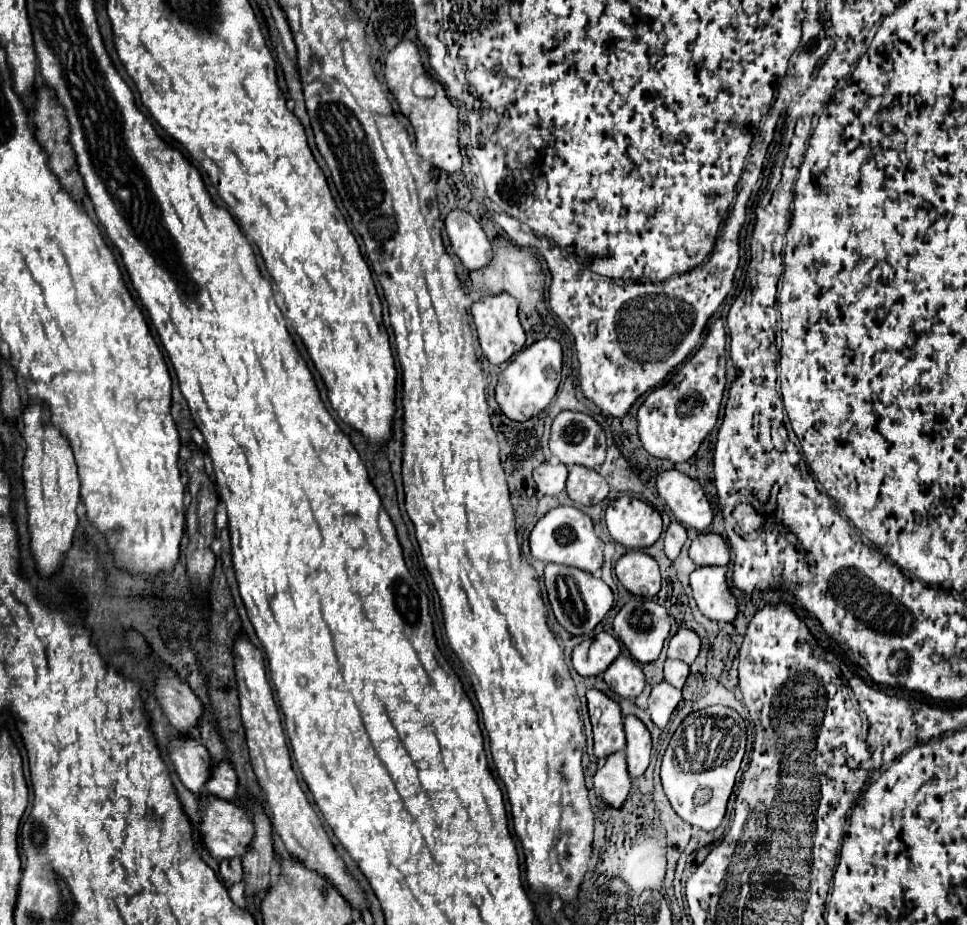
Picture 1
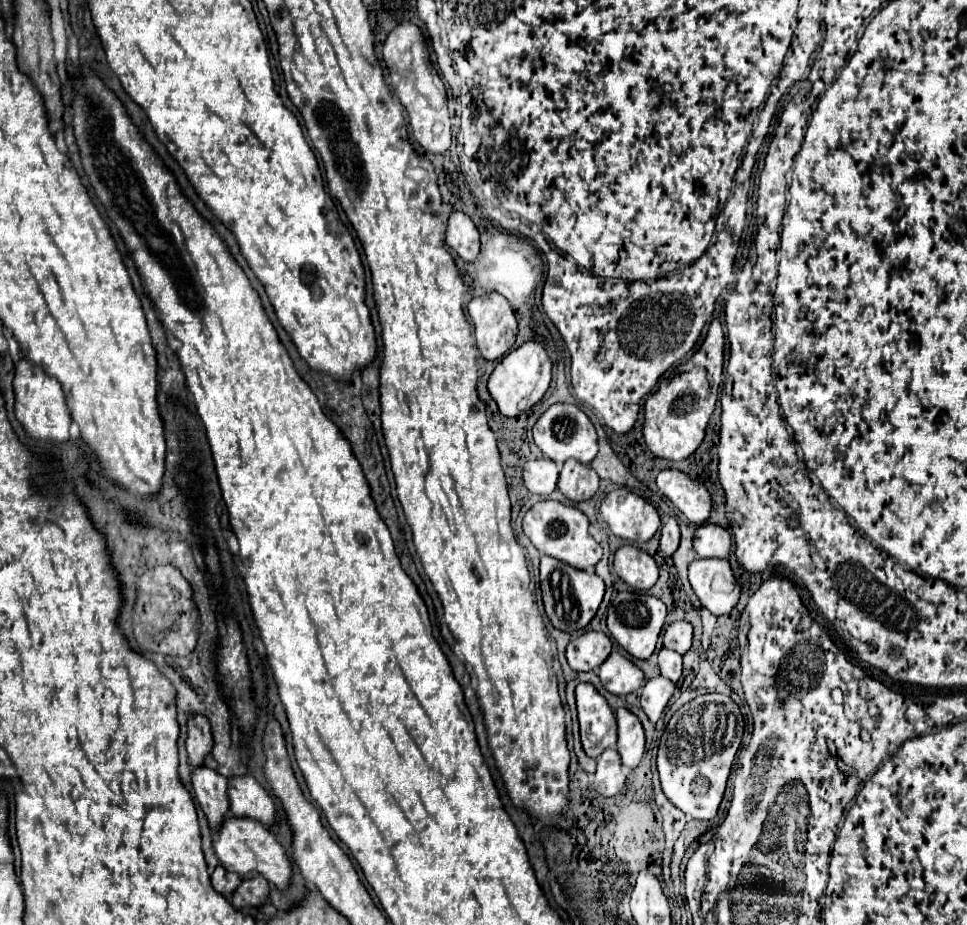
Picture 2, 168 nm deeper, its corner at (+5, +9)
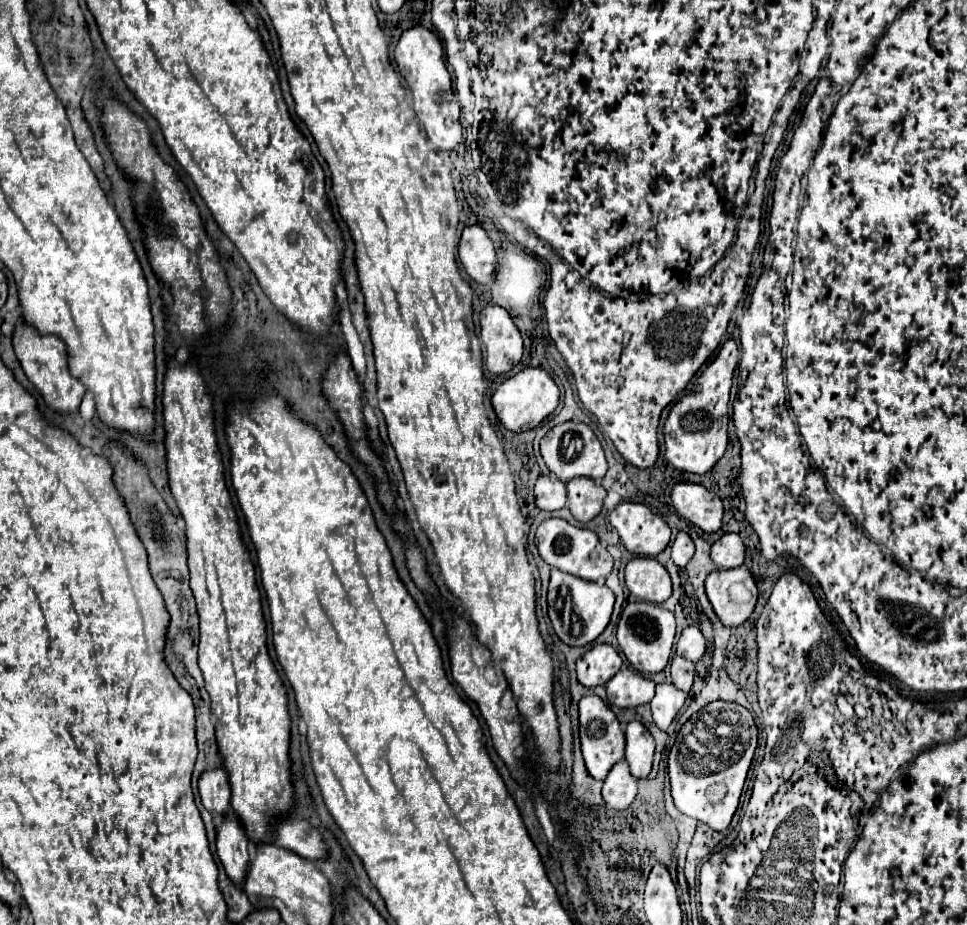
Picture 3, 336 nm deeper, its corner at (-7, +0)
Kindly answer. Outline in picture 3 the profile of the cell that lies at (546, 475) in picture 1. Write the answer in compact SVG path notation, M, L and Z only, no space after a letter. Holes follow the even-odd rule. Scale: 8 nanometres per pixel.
M540 476L534 486L534 496L540 510L560 510L566 506L566 484L554 476Z

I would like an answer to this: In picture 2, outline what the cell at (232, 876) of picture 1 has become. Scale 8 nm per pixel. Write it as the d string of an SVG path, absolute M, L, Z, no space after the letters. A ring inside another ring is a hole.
M218 865L212 873L212 887L222 893L224 897L230 897L232 891L240 885L240 879L238 879L238 873L232 873L232 871L226 871L222 865Z

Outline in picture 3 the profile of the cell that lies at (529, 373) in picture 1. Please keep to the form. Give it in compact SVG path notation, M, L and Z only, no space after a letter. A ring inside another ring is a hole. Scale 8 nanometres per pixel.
M526 368L518 374L504 380L496 392L492 394L492 408L496 412L496 418L504 424L506 430L520 432L520 430L532 430L536 428L548 414L552 414L558 406L560 390L554 384L554 380L540 368Z

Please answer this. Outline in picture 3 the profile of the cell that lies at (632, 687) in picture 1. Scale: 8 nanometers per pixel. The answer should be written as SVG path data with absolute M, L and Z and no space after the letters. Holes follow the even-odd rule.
M622 668L608 684L608 702L618 708L636 708L654 698L654 682L632 668Z

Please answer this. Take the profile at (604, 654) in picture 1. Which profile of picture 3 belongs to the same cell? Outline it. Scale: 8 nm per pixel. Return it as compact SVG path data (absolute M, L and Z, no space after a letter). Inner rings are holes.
M598 644L576 662L578 682L586 688L606 684L622 666L622 658L610 644Z

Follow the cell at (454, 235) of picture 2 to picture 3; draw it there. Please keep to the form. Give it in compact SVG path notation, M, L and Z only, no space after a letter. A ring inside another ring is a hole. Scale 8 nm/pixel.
M466 226L460 238L460 262L478 284L490 284L496 276L496 252L494 244L488 238L482 226Z

